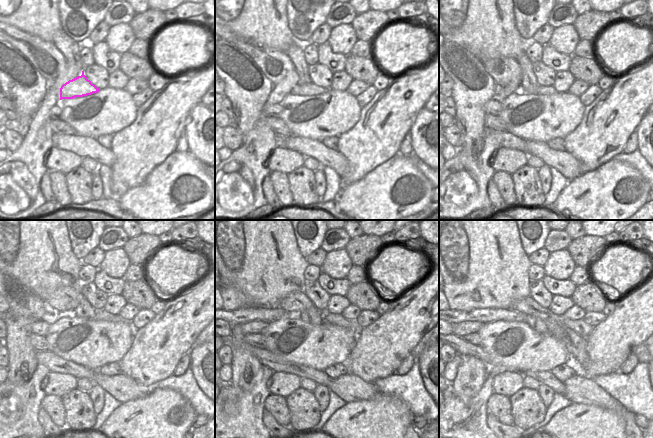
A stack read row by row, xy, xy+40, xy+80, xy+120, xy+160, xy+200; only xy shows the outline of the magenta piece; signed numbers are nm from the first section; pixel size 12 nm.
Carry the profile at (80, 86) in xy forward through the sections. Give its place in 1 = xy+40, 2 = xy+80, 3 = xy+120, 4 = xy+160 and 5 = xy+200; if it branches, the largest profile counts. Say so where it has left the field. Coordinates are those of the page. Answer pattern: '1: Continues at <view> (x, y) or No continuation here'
1: Continues at xy+40 (309, 89)
2: Continues at xy+80 (541, 90)
3: Continues at xy+120 (100, 314)
4: Continues at xy+160 (352, 324)
5: Continues at xy+200 (579, 326).

